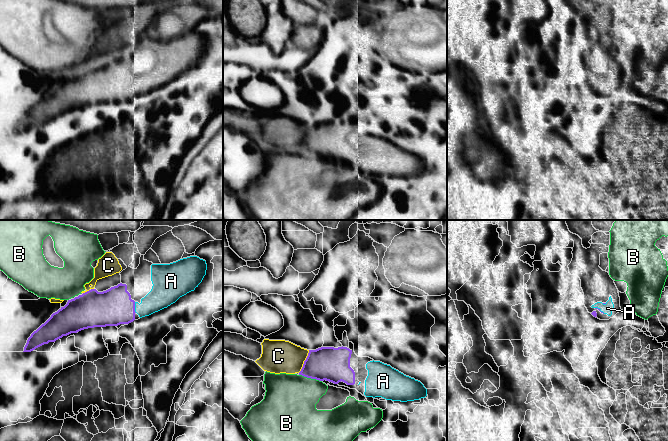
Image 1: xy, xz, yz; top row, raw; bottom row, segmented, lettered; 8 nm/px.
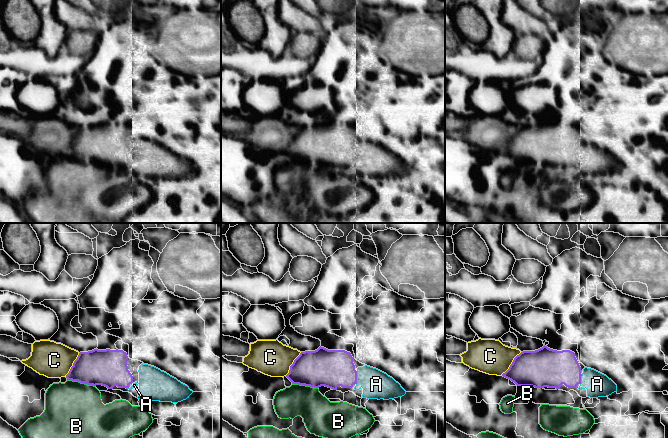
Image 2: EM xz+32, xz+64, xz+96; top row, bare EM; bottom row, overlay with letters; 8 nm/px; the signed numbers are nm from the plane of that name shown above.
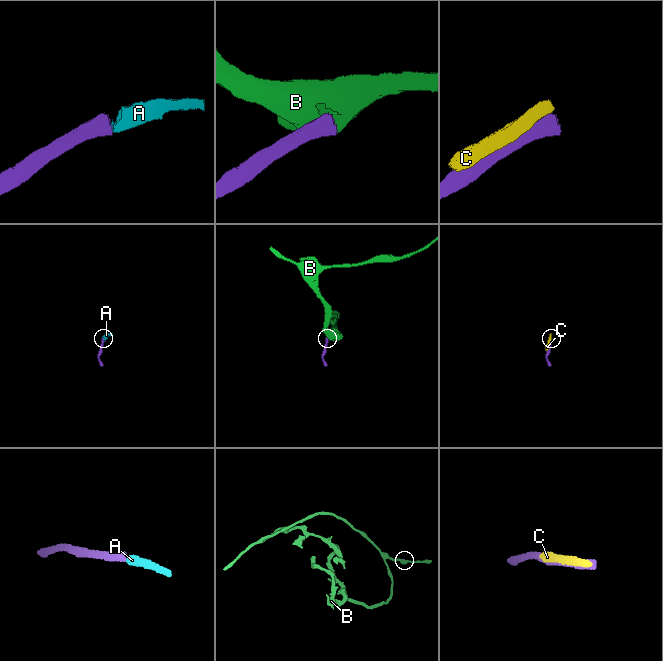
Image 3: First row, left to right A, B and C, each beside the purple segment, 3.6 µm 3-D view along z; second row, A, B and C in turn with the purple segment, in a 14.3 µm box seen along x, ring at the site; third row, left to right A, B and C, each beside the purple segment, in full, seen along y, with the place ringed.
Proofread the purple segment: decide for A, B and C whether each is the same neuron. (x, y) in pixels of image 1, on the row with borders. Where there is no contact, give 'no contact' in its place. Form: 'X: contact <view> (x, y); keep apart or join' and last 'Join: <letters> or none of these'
A: contact xy (134, 307); join
B: contact xz (310, 377); keep apart
C: contact xz (304, 361); keep apart
Join: A

